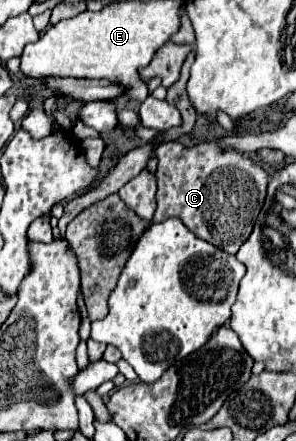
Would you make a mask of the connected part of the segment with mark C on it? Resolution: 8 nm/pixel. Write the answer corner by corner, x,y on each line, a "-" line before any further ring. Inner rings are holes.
165,141
155,149
155,155
159,159
159,189
153,223
177,215
191,233
235,255
253,231
265,201
269,175
239,151
223,149
217,143
185,147
179,141

